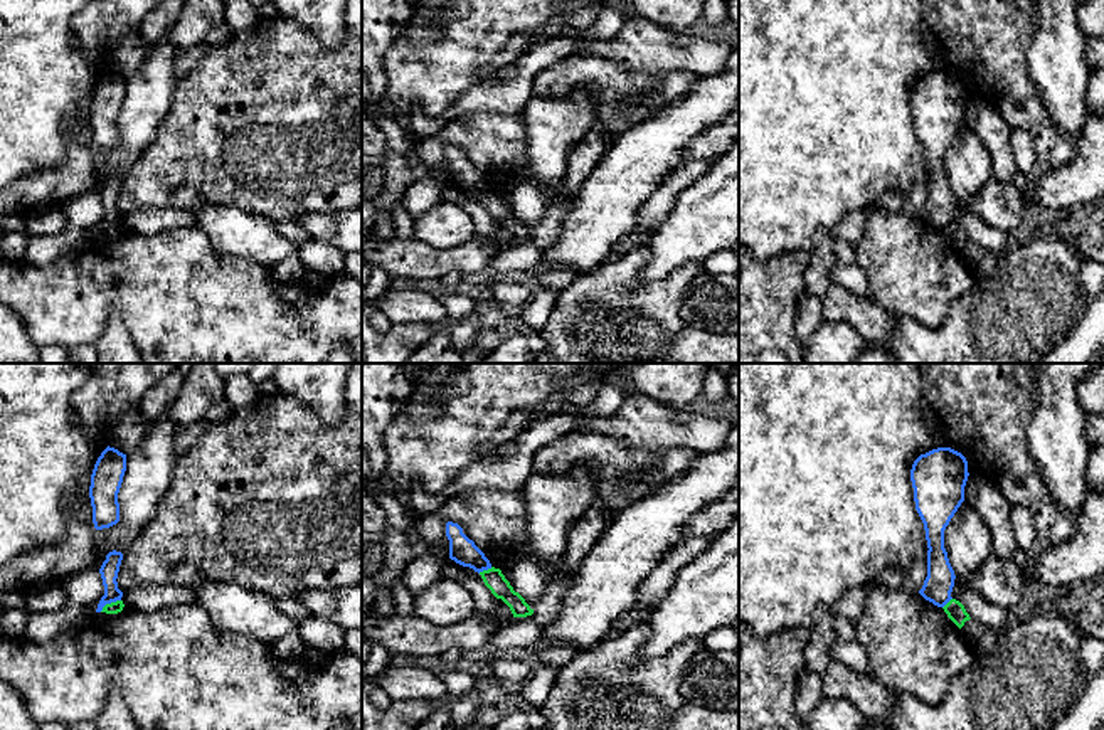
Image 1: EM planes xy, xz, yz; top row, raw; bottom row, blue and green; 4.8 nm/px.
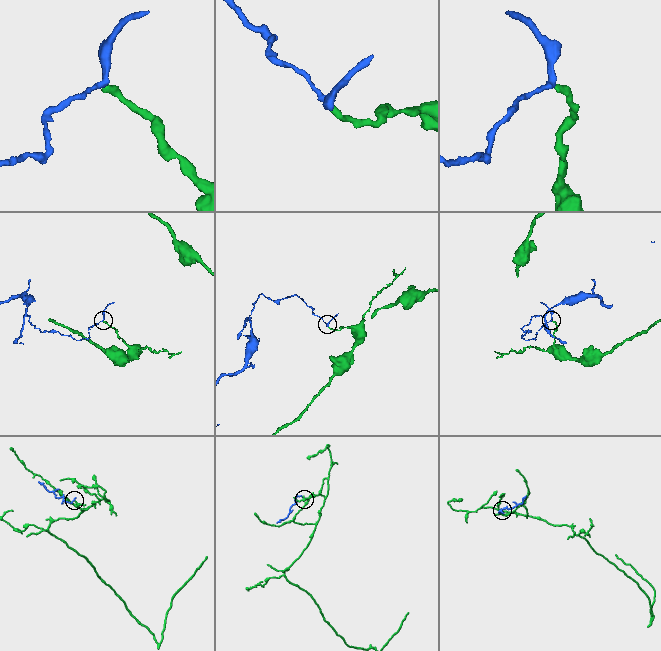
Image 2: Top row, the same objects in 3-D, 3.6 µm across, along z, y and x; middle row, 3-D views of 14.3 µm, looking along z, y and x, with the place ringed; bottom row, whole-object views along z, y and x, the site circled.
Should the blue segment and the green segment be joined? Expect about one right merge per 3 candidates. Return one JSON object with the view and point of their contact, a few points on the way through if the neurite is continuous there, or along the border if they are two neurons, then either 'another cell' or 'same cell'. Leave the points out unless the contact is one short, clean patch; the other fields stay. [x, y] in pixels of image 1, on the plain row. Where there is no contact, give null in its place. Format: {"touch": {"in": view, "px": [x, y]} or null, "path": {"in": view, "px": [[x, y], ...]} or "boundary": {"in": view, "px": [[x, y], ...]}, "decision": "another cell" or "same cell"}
{"touch": {"in": "xy", "px": [110, 226]}, "boundary": {"in": "xy", "px": [[120, 222], [100, 234]]}, "decision": "another cell"}

